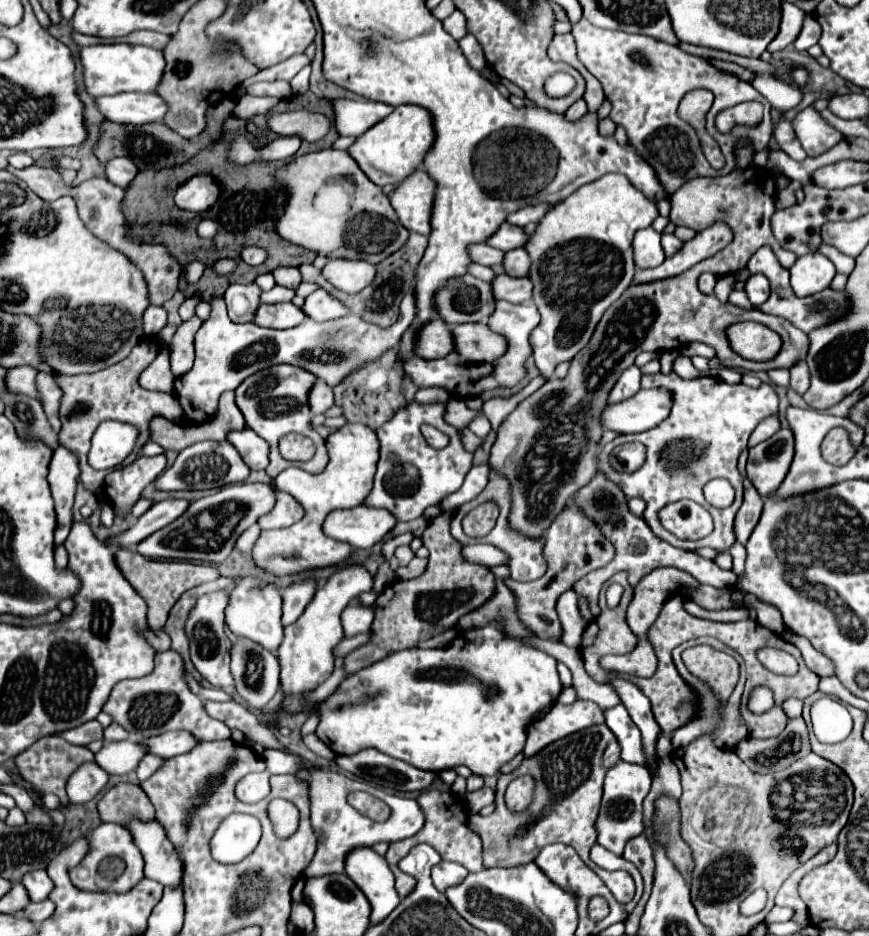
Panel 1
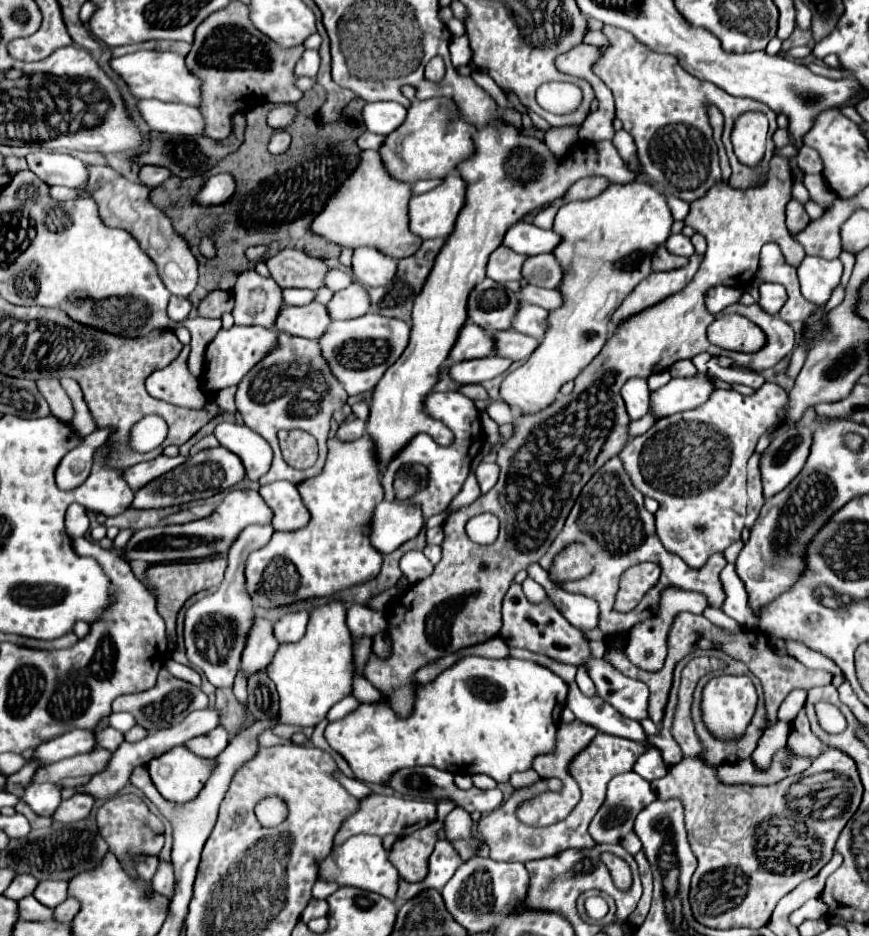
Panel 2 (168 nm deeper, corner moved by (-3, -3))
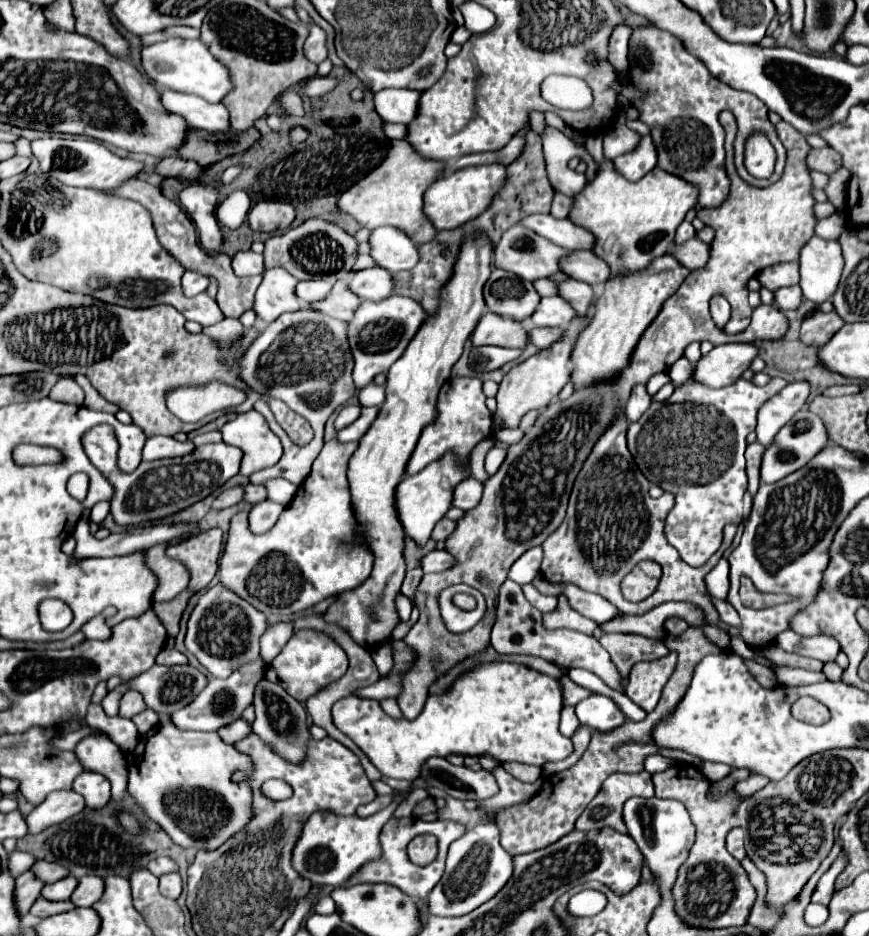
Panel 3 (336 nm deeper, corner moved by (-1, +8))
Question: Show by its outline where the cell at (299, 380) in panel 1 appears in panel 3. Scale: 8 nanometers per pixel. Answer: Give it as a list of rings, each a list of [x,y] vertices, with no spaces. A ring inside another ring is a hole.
[[[300,309],[294,313],[284,313],[272,321],[252,347],[242,355],[238,367],[238,379],[246,383],[252,391],[268,395],[272,399],[284,401],[294,413],[300,413],[314,429],[314,439],[306,447],[296,447],[282,433],[282,427],[276,423],[268,403],[256,403],[260,413],[266,417],[270,429],[280,437],[284,453],[282,459],[268,469],[256,471],[250,475],[250,481],[260,485],[272,477],[284,477],[300,485],[312,467],[312,461],[322,449],[324,443],[324,425],[336,407],[344,405],[356,391],[352,381],[352,355],[346,345],[346,325],[344,321],[330,319],[312,309]],[[336,381],[336,383],[334,383]]]

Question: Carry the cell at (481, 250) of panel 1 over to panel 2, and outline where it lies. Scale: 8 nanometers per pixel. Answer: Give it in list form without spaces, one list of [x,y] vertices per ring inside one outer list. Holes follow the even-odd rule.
[[[498,246],[488,260],[488,278],[494,282],[510,282],[510,280],[522,280],[522,264],[528,260],[528,256],[518,254],[510,250],[508,246]]]

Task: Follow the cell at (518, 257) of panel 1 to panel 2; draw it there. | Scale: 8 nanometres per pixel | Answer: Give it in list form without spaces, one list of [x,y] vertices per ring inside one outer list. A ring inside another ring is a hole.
[[[554,254],[530,256],[522,268],[524,280],[542,288],[558,288],[562,282],[562,266]]]

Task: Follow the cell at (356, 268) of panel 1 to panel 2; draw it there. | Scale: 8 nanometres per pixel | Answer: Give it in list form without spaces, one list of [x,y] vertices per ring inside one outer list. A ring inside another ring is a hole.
[[[358,248],[354,252],[352,260],[352,270],[354,270],[354,280],[362,282],[364,286],[386,286],[392,282],[394,274],[398,268],[398,260],[382,254],[376,248]]]

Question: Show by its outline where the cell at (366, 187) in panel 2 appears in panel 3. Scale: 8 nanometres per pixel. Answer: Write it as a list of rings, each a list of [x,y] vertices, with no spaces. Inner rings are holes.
[[[392,141],[392,151],[388,151],[388,159],[374,167],[360,183],[354,183],[344,195],[338,199],[338,209],[356,219],[360,227],[376,229],[376,227],[396,227],[412,237],[416,243],[428,243],[434,239],[436,229],[426,219],[422,211],[422,193],[442,173],[442,163],[428,161],[420,157],[406,141]]]

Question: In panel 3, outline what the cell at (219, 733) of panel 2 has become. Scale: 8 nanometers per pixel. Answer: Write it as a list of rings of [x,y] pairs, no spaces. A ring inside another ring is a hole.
[[[236,719],[236,723],[228,723],[228,727],[220,727],[218,735],[224,739],[224,743],[236,743],[238,739],[246,737],[250,733],[250,725],[244,719]]]

